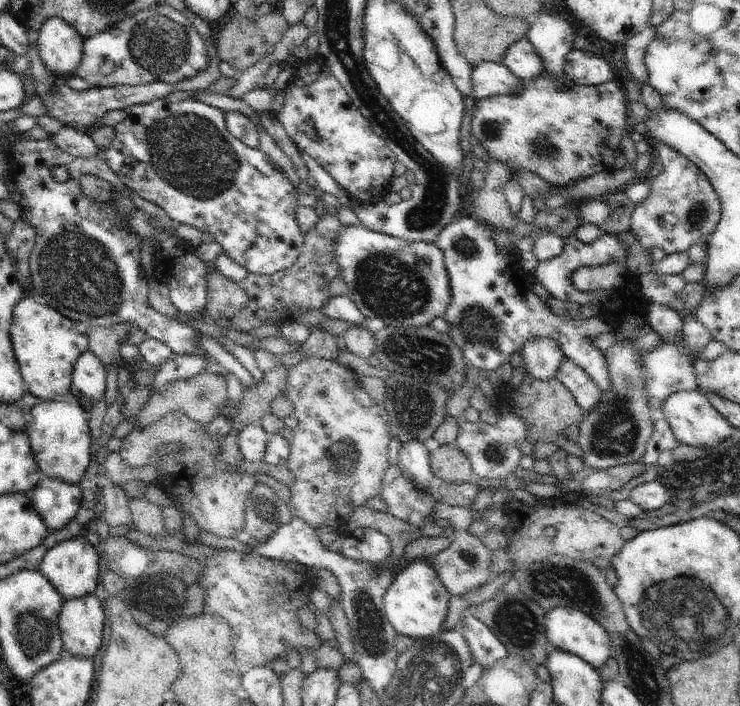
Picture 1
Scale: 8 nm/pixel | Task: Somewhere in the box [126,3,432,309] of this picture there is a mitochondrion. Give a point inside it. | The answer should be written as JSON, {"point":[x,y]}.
{"point":[195,157]}

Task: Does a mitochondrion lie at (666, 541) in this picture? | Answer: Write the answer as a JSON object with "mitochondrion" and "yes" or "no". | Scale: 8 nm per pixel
{"mitochondrion":"no"}

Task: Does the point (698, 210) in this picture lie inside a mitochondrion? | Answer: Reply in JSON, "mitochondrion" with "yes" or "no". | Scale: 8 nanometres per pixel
{"mitochondrion":"yes"}

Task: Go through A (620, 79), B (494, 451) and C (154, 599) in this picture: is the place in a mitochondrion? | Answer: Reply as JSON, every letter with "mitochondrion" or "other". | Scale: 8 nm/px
{"A":"other","B":"mitochondrion","C":"mitochondrion"}

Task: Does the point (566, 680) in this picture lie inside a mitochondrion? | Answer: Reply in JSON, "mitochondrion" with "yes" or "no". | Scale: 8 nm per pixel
{"mitochondrion":"no"}

